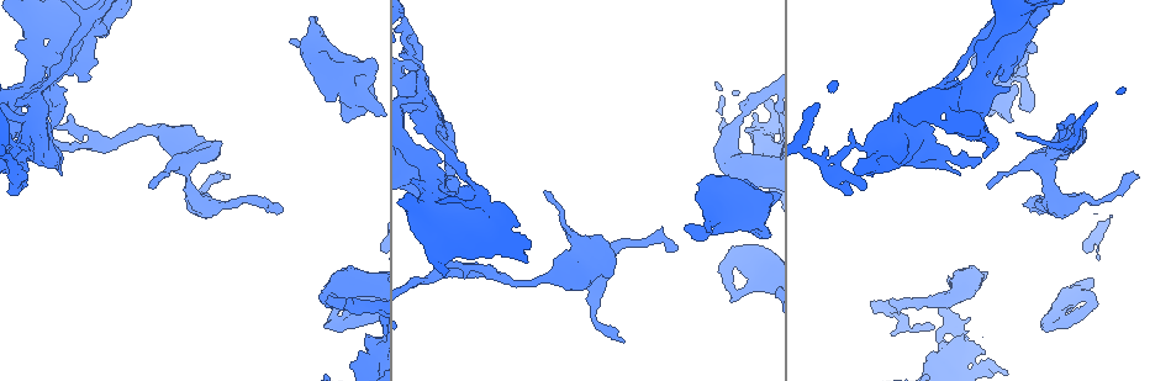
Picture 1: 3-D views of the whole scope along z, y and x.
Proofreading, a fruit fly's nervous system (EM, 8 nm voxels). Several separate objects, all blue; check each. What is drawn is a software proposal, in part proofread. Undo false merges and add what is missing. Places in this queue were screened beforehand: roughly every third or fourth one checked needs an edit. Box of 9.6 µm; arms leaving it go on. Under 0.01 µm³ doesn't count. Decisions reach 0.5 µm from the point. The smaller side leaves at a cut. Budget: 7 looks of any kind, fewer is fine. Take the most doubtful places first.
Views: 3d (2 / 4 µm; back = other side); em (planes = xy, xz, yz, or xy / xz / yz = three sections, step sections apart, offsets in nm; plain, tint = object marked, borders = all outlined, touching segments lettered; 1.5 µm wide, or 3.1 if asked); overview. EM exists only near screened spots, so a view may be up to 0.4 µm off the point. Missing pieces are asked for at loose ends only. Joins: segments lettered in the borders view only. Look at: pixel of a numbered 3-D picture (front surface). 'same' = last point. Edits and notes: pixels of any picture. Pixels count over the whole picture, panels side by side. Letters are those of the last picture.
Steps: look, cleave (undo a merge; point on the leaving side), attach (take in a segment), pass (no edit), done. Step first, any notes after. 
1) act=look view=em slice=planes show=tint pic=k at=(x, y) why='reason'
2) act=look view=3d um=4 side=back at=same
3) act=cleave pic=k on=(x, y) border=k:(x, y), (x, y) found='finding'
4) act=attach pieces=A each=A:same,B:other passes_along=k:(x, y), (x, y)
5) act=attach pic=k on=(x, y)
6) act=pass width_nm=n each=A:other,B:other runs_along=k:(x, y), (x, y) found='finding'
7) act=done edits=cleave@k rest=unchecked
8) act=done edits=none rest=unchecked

act=look view=3d um=4 pic=1 at=(753, 233) why='free end'

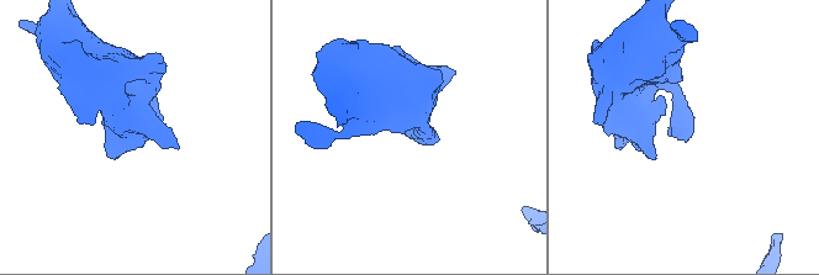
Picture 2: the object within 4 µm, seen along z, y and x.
act=look view=em slice=planes show=borders pic=2 at=(687, 139)

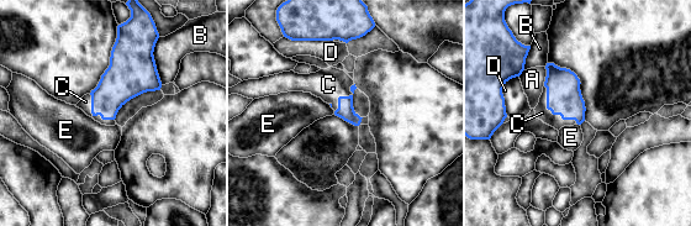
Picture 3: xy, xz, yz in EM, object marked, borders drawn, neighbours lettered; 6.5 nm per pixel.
act=attach pieces=C each=A:other,B:other,C:same,D:other,E:other found='the neuron continues'

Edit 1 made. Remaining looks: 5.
act=look view=overview why='redraw'

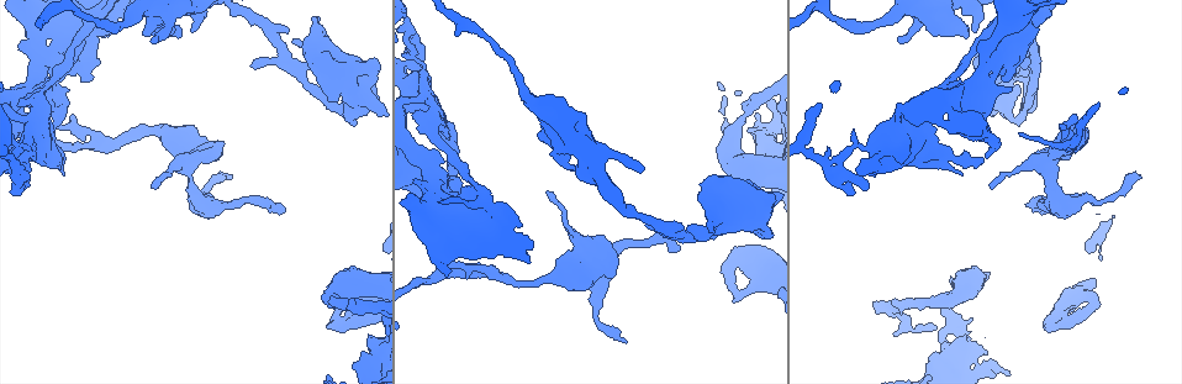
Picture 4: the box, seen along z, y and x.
act=look view=3d um=2 pic=4 at=(743, 258) why='touches itself'

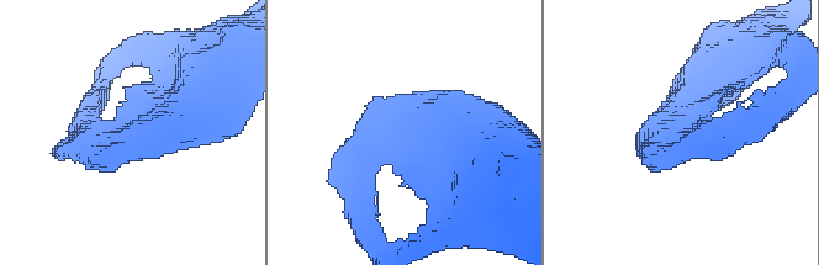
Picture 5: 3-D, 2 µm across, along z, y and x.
act=look view=em slice=planes show=borders pic=5 at=(404, 125)

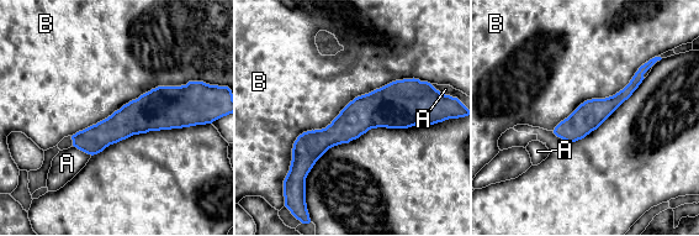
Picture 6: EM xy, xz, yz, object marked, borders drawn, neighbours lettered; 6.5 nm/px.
act=pass longest_contact=B:1100nm each=A:other,B:other runs_along=6:(427, 111), (366, 111), (295, 162) found='continuous, no second neuron'

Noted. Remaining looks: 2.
act=look view=3d um=2 pic=4 at=(462, 191) why='thick end'

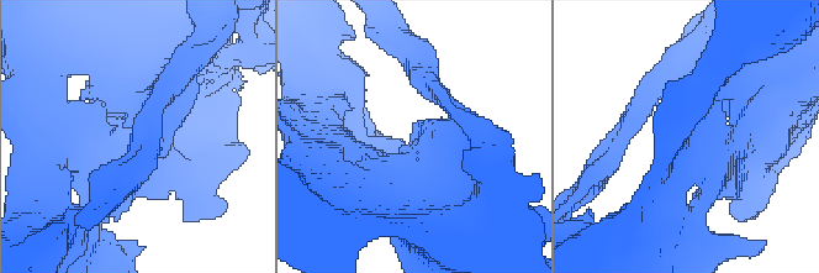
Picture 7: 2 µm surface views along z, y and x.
act=look view=em slice=planes show=borders pic=7 at=(418, 133) arm_widths_nm=200,440

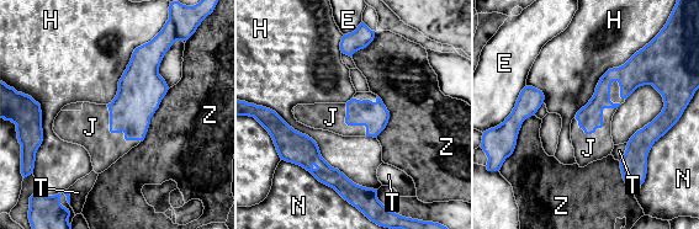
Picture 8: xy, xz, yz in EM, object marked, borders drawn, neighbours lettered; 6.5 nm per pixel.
act=attach pieces=J each=E:other,H:other,J:same,N:other,T:other,Z:other found='the neuron continues'

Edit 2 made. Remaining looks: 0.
act=done edits=attach@3,attach@8 rest=unchecked

